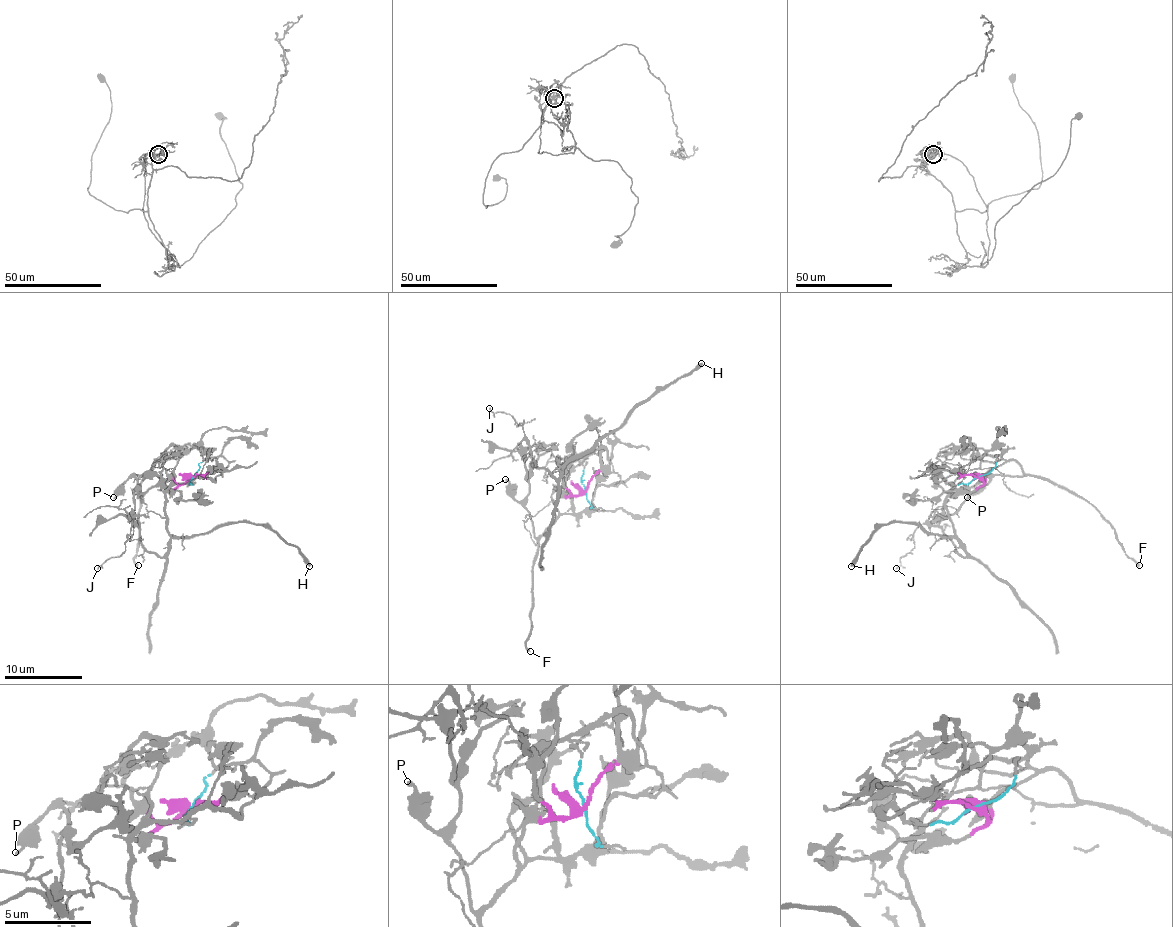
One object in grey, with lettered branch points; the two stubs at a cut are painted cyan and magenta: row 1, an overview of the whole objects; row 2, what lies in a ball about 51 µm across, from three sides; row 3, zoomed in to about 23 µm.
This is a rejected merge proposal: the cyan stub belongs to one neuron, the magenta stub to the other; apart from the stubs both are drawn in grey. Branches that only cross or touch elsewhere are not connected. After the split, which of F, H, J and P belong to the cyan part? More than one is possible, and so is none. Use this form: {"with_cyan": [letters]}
{"with_cyan": ["H", "J"]}

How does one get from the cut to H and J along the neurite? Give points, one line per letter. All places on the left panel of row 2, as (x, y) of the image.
H: (193, 476), (191, 484), (171, 484), (166, 492), (171, 535), (205, 535), (251, 521), (294, 545), (310, 566)
J: (193, 476), (166, 492), (164, 554), (132, 523), (125, 550), (97, 568)

